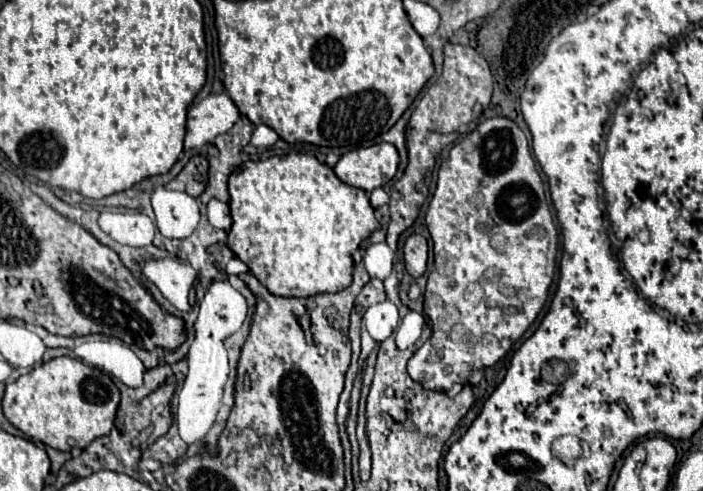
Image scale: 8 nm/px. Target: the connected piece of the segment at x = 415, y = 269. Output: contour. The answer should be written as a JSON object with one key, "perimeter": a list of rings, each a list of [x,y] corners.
{"perimeter":[[[411,235],[405,241],[405,267],[409,271],[409,275],[413,277],[421,277],[427,269],[427,241],[423,235]]]}

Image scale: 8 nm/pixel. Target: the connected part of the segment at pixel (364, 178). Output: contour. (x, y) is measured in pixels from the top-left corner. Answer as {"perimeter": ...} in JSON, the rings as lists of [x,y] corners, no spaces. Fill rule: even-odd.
{"perimeter":[[[381,143],[345,153],[333,169],[347,185],[371,193],[393,179],[397,165],[399,153],[395,145]]]}

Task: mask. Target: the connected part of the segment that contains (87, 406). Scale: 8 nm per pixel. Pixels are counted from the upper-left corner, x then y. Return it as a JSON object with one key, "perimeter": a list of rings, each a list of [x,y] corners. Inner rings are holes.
{"perimeter":[[[71,357],[51,359],[21,375],[7,385],[1,401],[5,417],[19,431],[29,439],[59,451],[69,451],[71,445],[83,449],[95,439],[107,435],[113,427],[117,405],[119,391],[111,377]]]}

